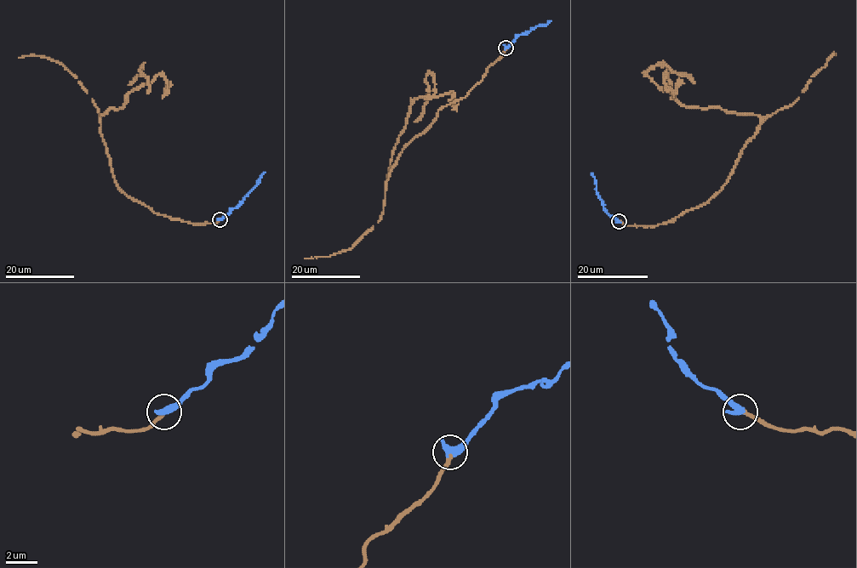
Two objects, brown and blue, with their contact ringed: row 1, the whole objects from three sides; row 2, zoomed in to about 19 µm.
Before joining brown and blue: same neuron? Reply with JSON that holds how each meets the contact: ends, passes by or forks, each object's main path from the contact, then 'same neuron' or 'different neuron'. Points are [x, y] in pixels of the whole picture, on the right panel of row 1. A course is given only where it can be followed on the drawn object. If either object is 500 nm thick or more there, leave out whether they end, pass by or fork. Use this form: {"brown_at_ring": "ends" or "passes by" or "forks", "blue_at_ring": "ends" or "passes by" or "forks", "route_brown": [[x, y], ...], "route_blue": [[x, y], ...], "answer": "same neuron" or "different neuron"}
{"route_brown": [[619, 222], [652, 227], [704, 204], [756, 132], [757, 116], [682, 105], [645, 74], [667, 65], [695, 83]], "route_blue": [[619, 222], [604, 210], [591, 173]], "answer": "same neuron"}

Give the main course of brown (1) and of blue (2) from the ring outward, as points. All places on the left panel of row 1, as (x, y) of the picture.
1: (219, 219), (171, 218), (118, 188), (100, 118), (131, 92), (149, 89), (142, 67), (128, 85)
2: (219, 219), (236, 208), (265, 173)

